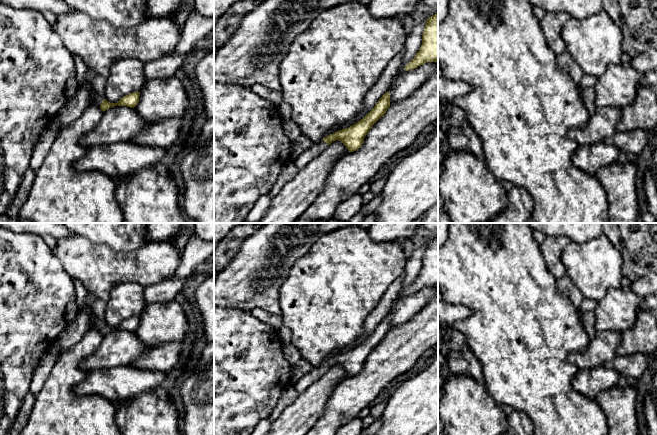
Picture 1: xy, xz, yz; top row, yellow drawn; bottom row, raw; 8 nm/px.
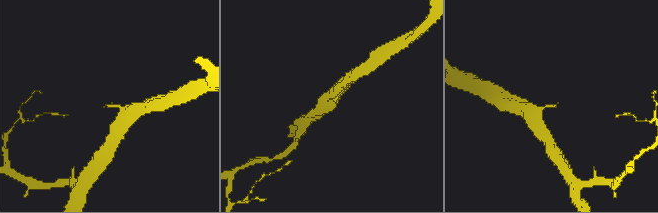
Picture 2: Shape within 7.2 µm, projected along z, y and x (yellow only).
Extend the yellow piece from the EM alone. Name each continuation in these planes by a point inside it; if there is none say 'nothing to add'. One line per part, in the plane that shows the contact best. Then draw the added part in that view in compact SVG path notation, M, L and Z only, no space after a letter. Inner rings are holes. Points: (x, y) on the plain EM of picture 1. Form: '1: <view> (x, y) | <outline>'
1: xy (94, 321) | M94 314L90 317L90 326L95 326L99 331L104 323L104 320L97 318Z

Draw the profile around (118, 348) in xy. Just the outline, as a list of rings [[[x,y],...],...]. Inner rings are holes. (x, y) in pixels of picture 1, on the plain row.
[[[113,330],[103,336],[101,344],[82,360],[80,367],[90,372],[101,368],[130,366],[147,350],[148,347],[134,332]]]

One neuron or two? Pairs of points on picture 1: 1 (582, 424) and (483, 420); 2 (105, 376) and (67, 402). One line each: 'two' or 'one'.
1: two
2: two

